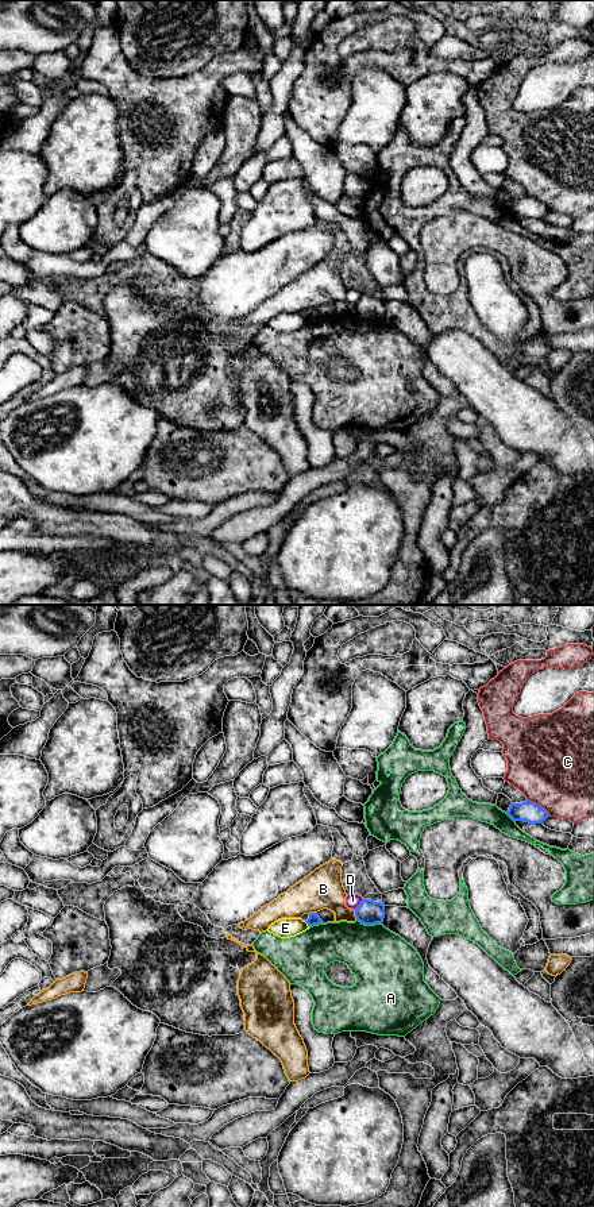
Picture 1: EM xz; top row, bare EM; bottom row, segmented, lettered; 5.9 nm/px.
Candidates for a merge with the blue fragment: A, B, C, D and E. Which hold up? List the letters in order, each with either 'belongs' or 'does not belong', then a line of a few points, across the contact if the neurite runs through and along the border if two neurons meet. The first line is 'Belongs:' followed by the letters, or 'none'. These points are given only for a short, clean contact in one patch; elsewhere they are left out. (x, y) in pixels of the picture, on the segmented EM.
Belongs: none
A: does not belong
B: does not belong
C: does not belong
D: does not belong | xz (363, 899), (355, 910)
E: does not belong | xz (304, 921), (308, 926)

